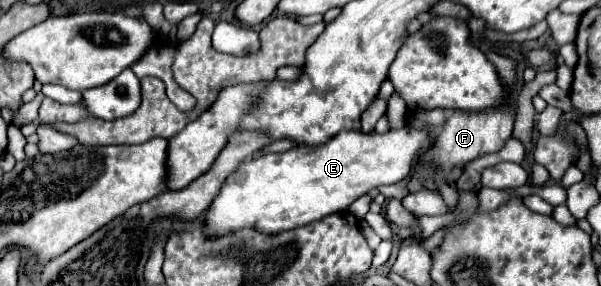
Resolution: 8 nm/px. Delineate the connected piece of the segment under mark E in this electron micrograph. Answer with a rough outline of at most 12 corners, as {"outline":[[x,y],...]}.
{"outline":[[340,131],[244,161],[204,237],[278,235],[408,177],[428,133]]}

